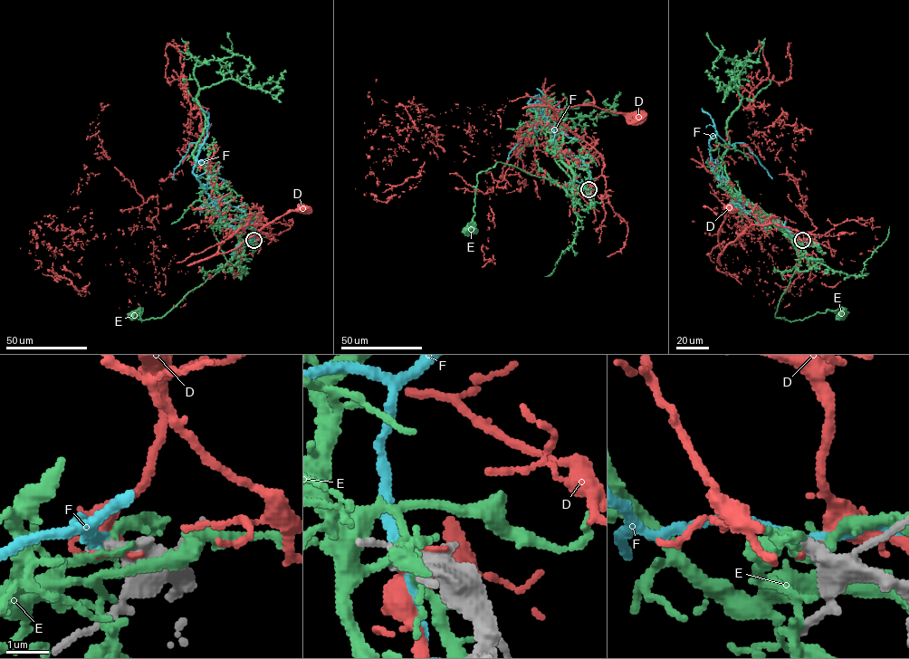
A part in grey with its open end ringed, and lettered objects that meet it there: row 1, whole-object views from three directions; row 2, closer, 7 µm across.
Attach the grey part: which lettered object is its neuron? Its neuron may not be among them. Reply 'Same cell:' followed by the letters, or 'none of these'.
Same cell: none of these

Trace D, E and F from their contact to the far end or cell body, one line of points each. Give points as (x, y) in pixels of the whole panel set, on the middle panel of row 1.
D: (588, 189), (601, 174), (603, 157), (566, 128), (553, 109), (594, 105), (639, 119), (638, 116)
E: (588, 189), (573, 184), (559, 186), (547, 178), (498, 162), (476, 176), (474, 214), (468, 229)
F: (588, 189), (586, 165), (558, 152), (554, 131), (528, 103), (539, 97), (542, 105), (537, 118), (507, 159)

